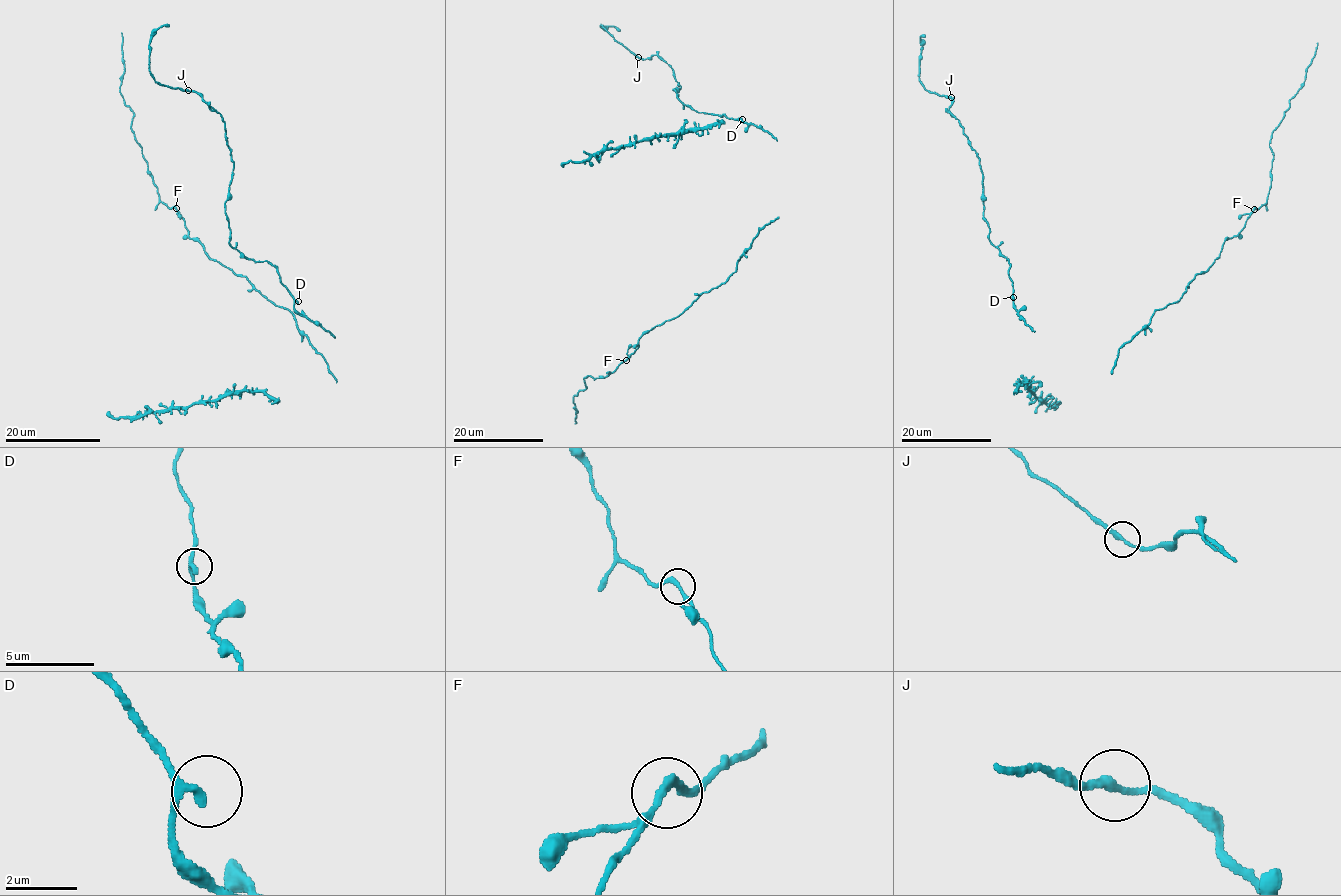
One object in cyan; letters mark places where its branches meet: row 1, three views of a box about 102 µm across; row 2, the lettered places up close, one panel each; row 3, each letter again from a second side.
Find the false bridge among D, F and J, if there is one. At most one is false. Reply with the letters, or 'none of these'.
none of these

